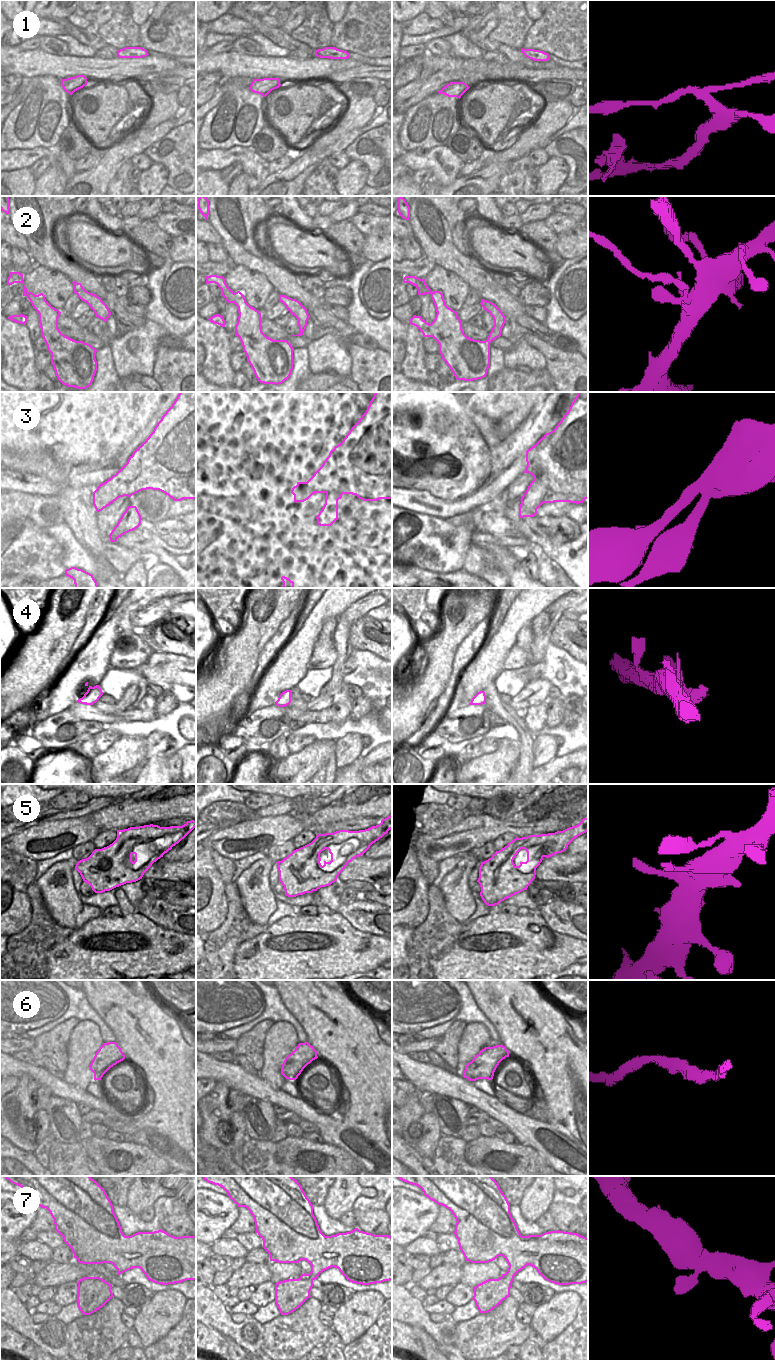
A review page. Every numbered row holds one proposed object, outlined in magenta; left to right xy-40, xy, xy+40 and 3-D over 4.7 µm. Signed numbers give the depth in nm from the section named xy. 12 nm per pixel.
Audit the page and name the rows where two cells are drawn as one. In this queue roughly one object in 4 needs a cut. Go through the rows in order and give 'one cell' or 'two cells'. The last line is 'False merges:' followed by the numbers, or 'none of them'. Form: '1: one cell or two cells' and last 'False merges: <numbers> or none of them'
1: two cells
2: one cell
3: one cell
4: one cell
5: one cell
6: one cell
7: one cell
False merges: 1

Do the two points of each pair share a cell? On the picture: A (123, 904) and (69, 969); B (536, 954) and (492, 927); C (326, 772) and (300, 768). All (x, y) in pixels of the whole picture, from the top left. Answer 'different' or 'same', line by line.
A: different
B: same
C: different

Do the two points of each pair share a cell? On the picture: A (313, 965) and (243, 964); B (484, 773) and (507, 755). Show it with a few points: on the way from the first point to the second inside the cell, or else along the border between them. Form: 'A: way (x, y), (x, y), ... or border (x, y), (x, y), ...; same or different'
A: way (296, 964), (260, 964); same
B: way (490, 770), (501, 761); same

